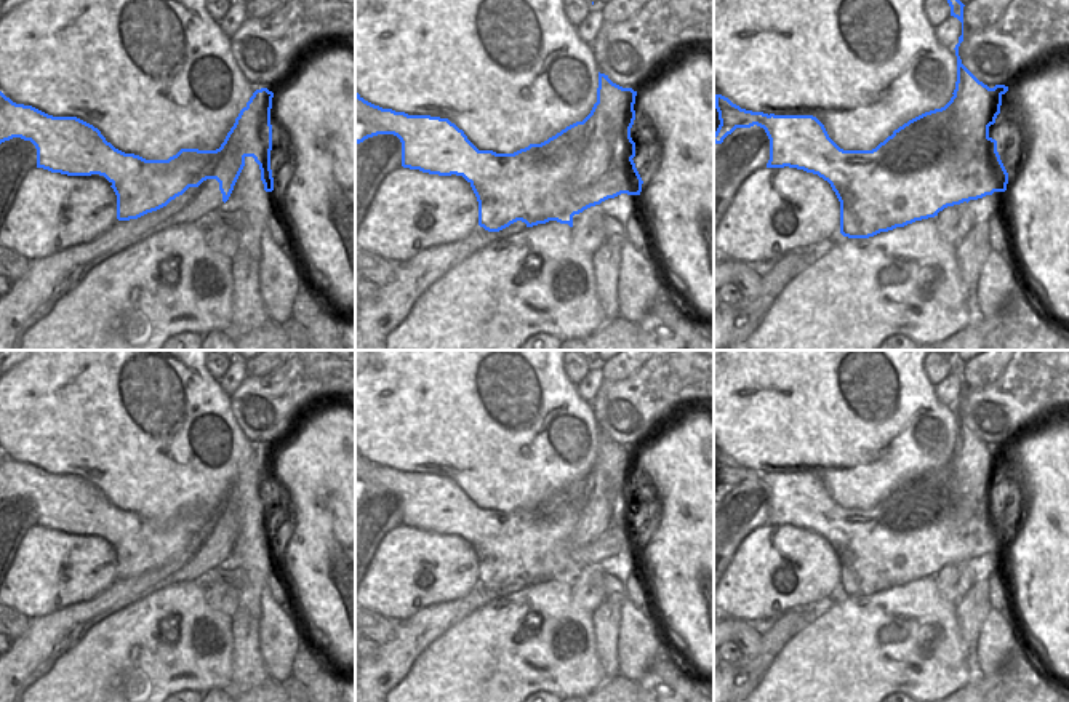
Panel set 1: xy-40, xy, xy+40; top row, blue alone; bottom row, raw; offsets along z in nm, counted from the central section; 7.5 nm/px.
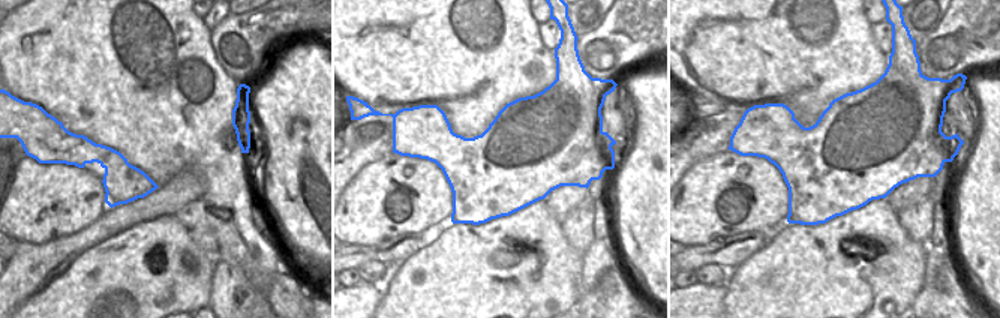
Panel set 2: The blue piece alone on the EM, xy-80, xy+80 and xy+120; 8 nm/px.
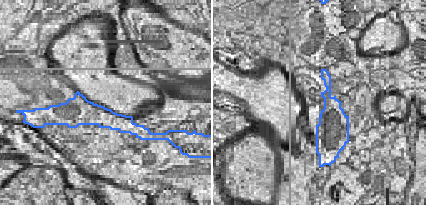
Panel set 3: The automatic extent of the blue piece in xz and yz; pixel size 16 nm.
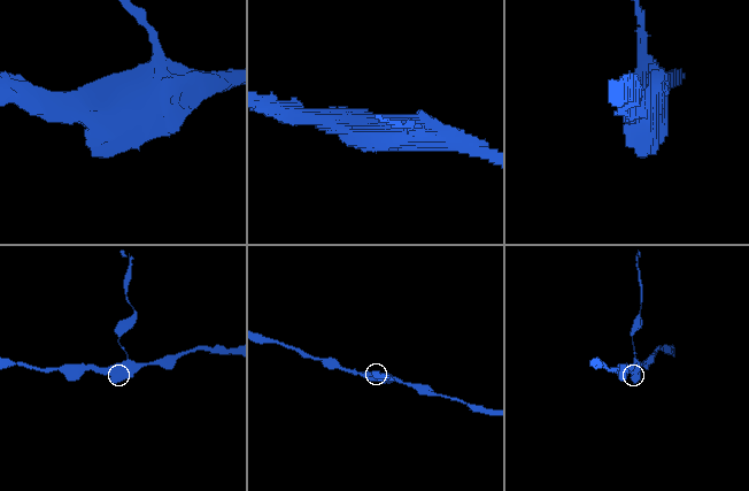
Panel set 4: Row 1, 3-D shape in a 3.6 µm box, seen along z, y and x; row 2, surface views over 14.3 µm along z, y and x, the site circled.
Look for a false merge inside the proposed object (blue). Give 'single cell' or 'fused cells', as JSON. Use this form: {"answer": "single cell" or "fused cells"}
{"answer": "fused cells"}

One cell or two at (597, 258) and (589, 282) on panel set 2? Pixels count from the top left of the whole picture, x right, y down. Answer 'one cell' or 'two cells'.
one cell

